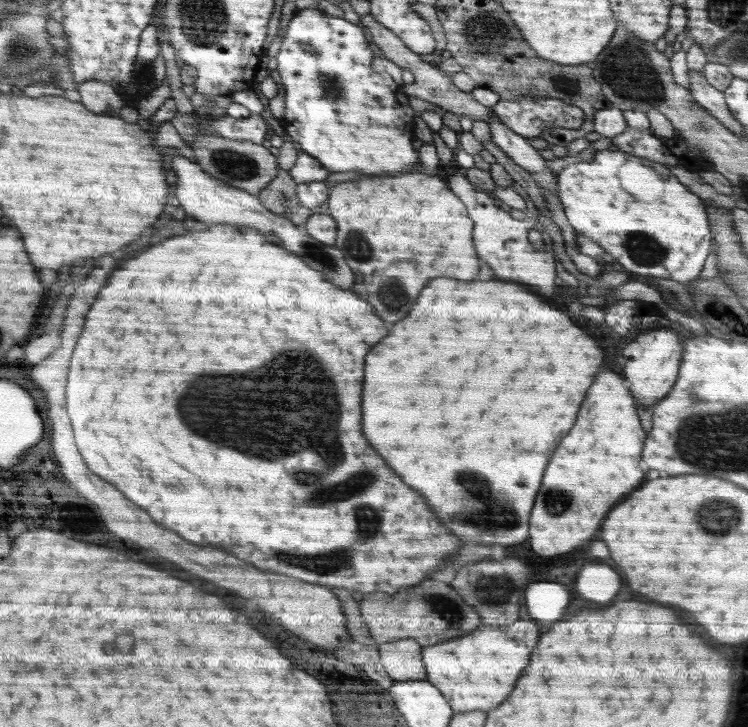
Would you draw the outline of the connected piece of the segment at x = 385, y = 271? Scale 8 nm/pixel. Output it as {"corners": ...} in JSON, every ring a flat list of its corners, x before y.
{"corners":[[414,170,412,174,400,174,396,178,362,178,356,182,344,182,332,187,332,194,327,198,329,206,329,214,332,218,336,218,336,222,340,222,340,242,333,244,340,246,340,250,344,250,344,254,348,254,348,266,352,266,352,270,356,270,356,274,360,274,360,282,356,282,356,290,352,290,354,294,360,294,360,298,368,298,368,302,372,302,376,314,380,314,380,318,384,318,386,322,398,322,402,320,410,308,414,306,420,290,428,284,430,278,438,278,438,276,448,276,448,278,456,278,456,280,474,280,480,266,478,266,478,256,474,252,474,244,472,244,472,220,466,214,464,202,460,202,460,198,456,196,450,188,446,188,446,181,436,178,436,176,428,176,428,173,422,170]]}

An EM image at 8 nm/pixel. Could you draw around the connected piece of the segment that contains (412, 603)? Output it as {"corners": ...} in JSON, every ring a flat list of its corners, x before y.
{"corners":[[436,580,422,582,420,586,404,590,404,594,396,596,388,596,384,592,366,594,359,604,359,609,373,641,378,646,408,637,412,637,424,647,434,646,457,636,466,636,483,623,473,606,469,605,454,587]]}

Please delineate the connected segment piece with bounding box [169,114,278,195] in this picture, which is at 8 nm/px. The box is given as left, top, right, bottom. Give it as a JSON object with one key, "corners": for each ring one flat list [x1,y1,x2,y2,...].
{"corners":[[177,114,171,118,172,126,176,128,178,134,184,142,188,141,189,146,194,151,196,162,214,178,220,179,228,186,248,191,250,194,258,195,271,180,278,174,278,160,274,152,270,154,269,148,256,144,252,141,228,140,207,130,205,124,211,121,211,116,200,117,194,114]]}

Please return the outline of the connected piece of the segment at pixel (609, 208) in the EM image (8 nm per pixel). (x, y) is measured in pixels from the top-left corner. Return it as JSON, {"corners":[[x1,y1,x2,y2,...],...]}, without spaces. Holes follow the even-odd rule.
{"corners":[[613,147,598,150,591,162,568,165,557,175,557,196,576,235,593,238,629,274,670,278,688,283,706,266,713,234,703,200,680,184,674,174,647,158,632,156],[620,174,652,178,658,198,644,202,620,184]]}

